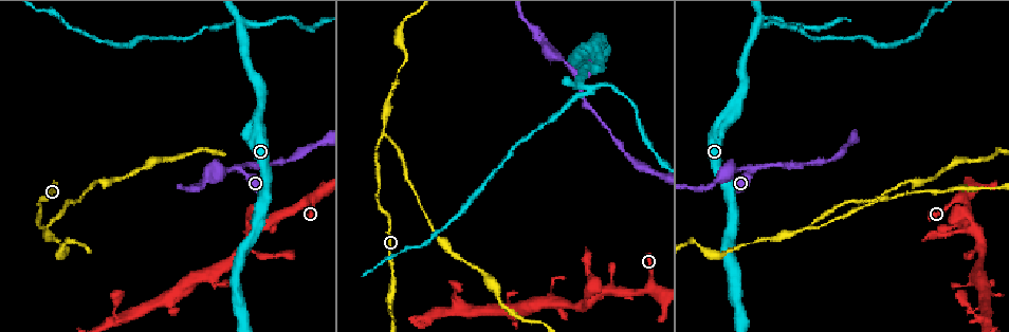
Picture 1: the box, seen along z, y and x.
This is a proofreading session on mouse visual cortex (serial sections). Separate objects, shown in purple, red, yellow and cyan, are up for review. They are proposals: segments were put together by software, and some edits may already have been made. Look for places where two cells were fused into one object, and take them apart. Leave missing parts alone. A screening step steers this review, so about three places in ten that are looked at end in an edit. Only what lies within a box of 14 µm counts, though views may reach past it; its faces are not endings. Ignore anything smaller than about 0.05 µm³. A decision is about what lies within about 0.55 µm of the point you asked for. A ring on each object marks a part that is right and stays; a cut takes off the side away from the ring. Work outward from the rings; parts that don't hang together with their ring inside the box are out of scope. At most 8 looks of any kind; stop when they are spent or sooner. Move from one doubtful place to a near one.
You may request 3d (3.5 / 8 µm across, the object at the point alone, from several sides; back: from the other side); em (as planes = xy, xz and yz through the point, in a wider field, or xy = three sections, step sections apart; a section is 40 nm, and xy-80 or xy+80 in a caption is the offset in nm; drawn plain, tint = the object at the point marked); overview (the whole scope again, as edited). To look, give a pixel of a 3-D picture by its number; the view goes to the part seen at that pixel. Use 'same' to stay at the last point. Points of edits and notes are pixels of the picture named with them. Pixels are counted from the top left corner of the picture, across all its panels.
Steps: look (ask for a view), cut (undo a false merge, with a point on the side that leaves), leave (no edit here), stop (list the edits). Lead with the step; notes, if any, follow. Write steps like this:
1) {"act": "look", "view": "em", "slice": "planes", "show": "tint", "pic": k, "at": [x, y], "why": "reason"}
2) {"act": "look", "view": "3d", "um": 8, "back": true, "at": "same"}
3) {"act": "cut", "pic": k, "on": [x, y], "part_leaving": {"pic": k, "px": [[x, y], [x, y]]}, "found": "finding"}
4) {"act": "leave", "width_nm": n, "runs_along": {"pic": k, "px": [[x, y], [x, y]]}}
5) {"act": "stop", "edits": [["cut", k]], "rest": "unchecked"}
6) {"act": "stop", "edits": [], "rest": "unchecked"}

{"act": "look", "view": "3d", "um": 3.5, "pic": 1, "at": [385, 137], "why": "abrupt turn"}

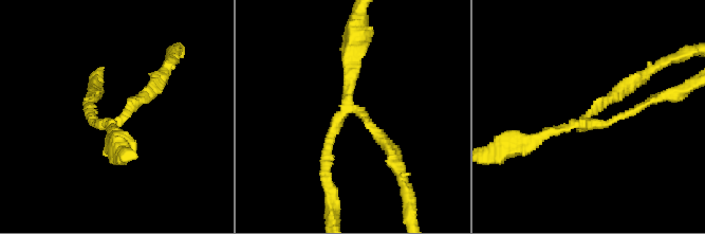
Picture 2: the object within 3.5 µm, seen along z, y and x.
{"act": "look", "view": "em", "slice": "xy", "step": 3, "show": "tint", "pic": 2, "at": [585, 121], "arms": 3, "arm_widths_nm": [150, 150, 200], "why": "need the tissue"}

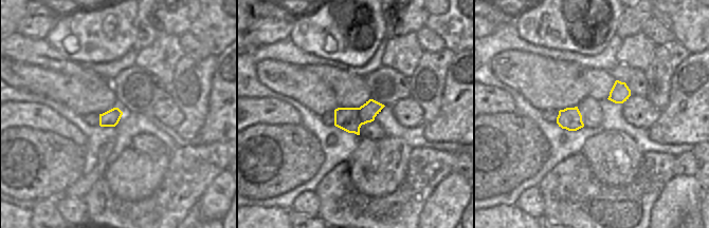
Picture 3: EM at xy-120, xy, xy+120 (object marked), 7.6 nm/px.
{"act": "cut", "pic": 2, "on": [373, 129], "part_leaving": {"pic": 2, "px": [[353, 109], [392, 149], [405, 177]]}, "found": "two cells meet here"}

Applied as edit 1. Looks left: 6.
{"act": "look", "view": "overview", "why": "redraw"}

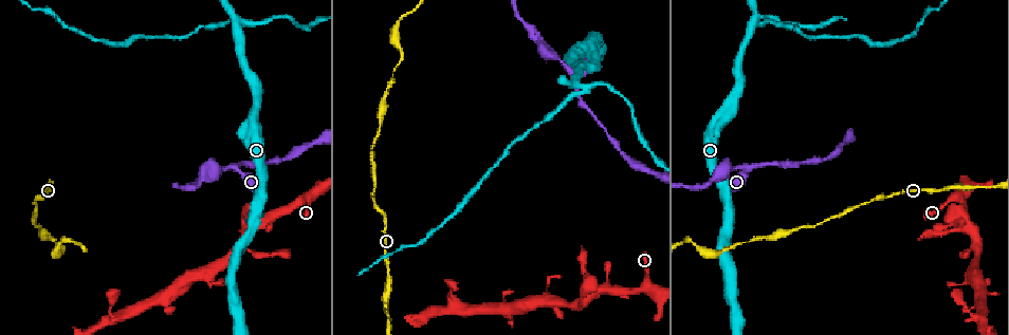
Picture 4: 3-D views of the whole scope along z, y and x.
{"act": "look", "view": "3d", "um": 3.5, "pic": 4, "at": [761, 22], "why": "four arms meet"}

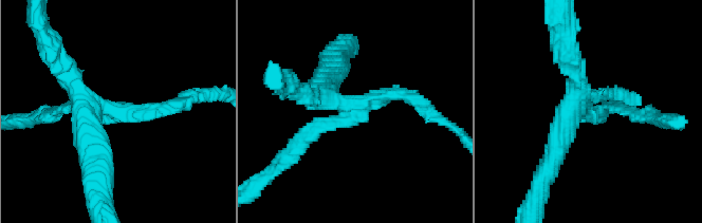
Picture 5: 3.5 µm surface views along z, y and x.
{"act": "look", "view": "em", "slice": "planes", "show": "tint", "pic": 5, "at": [109, 112], "arms": 4, "arm_widths_nm": [200, 200, 300, 350], "why": "shape alone is not enough"}

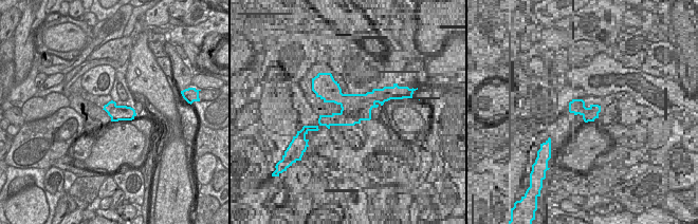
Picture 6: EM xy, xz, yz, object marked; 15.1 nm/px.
{"act": "leave", "runs_along": {"pic": 5, "px": [[554, 152], [578, 107], [627, 110]]}, "found": "one cell here"}

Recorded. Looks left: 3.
{"act": "look", "view": "3d", "um": 3.5, "pic": 4, "at": [570, 74], "why": "abrupt turn"}

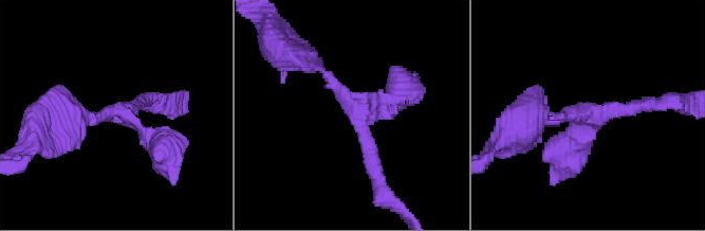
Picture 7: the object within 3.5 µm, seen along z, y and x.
{"act": "look", "view": "em", "slice": "xy", "step": 3, "show": "tint", "pic": 7, "at": [594, 108]}

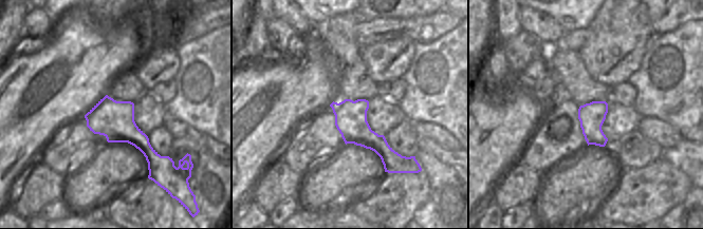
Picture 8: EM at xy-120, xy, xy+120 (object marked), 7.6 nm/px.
{"act": "leave", "arm_widths_nm": [150, 200, 400], "runs_along": {"pic": 8, "px": [[334, 105], [396, 163]]}, "found": "continuous, no second cell"}

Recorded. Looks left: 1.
{"act": "stop", "edits": [["cut", 2]], "rest": "unchecked"}

